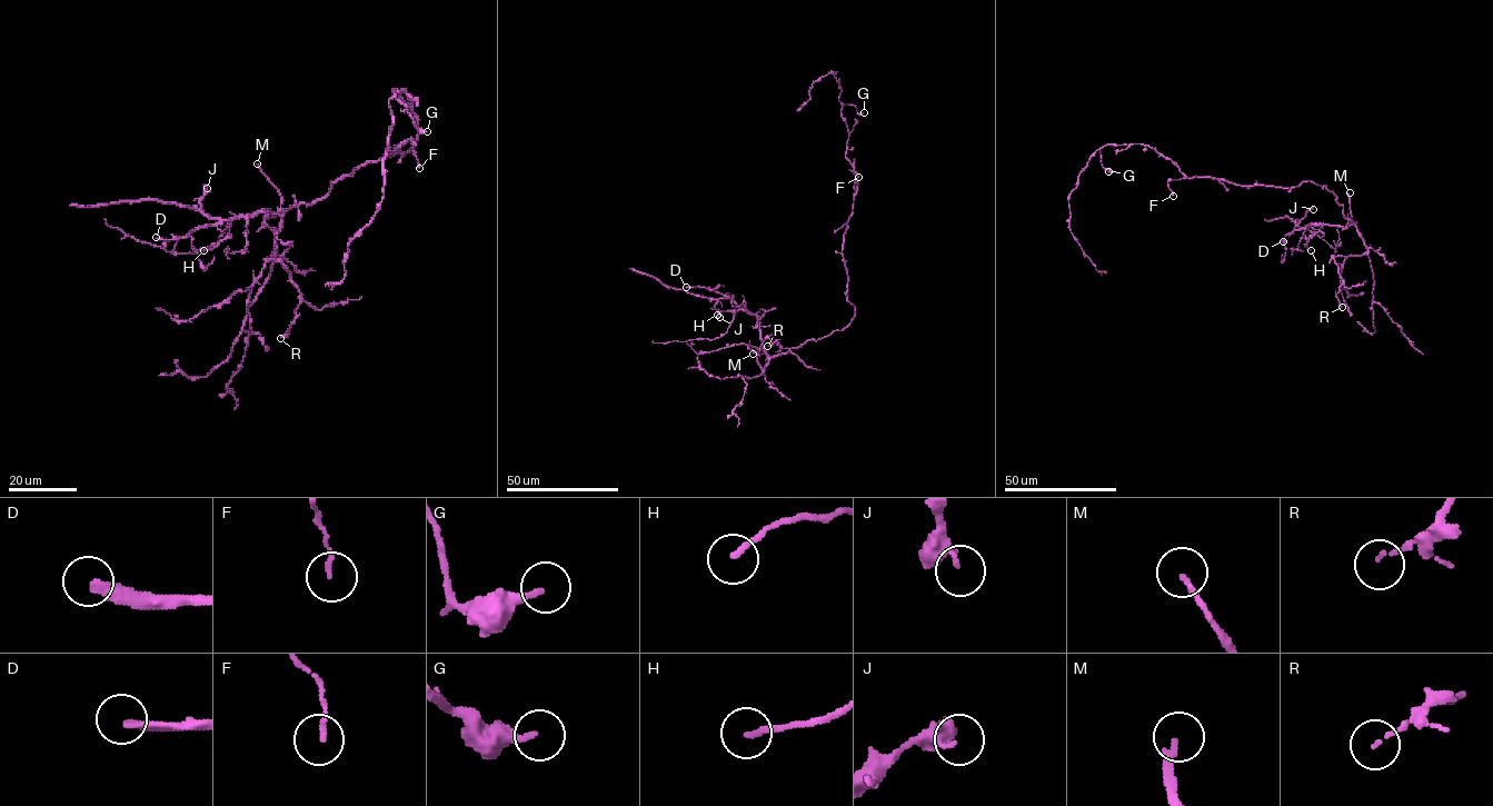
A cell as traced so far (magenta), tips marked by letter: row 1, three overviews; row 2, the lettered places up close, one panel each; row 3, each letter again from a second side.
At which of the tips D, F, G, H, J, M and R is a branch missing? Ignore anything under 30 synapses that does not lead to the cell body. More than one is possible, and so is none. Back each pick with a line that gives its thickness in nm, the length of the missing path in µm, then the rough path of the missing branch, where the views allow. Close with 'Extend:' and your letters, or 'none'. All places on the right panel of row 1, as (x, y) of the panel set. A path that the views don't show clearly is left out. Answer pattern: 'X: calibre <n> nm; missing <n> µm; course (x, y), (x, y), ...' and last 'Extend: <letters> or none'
D: calibre 240 nm; missing 130 µm; course (1283, 241), (1264, 229), (1236, 261), (1238, 238), (1267, 228), (1267, 205), (1280, 211)
M: calibre 170 nm; missing 80 µm; course (1350, 192), (1362, 160), (1362, 141), (1372, 121), (1370, 95), (1360, 79)
Extend: D, M

